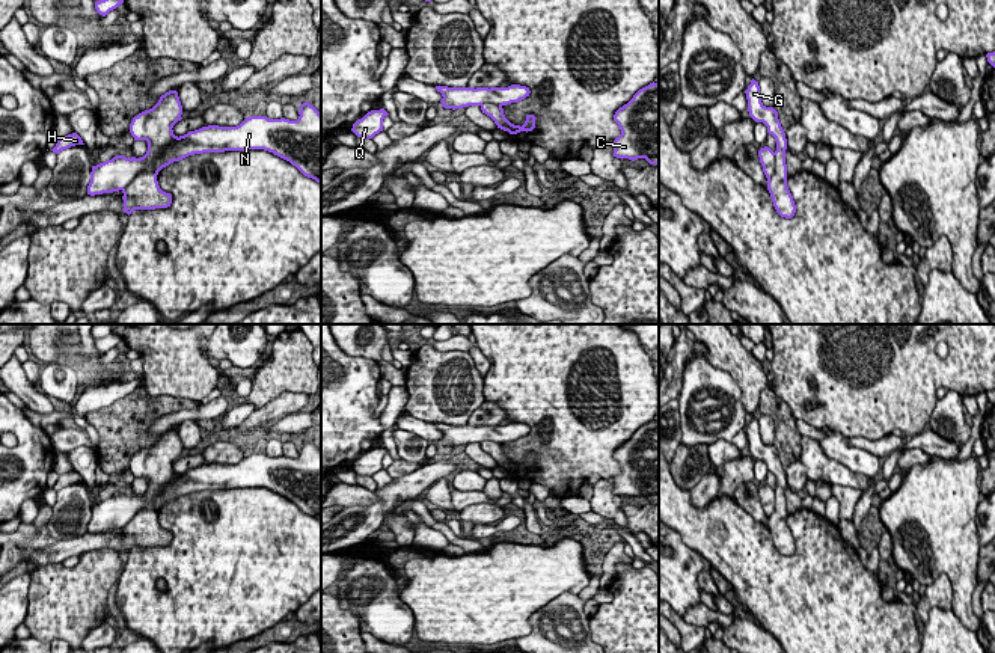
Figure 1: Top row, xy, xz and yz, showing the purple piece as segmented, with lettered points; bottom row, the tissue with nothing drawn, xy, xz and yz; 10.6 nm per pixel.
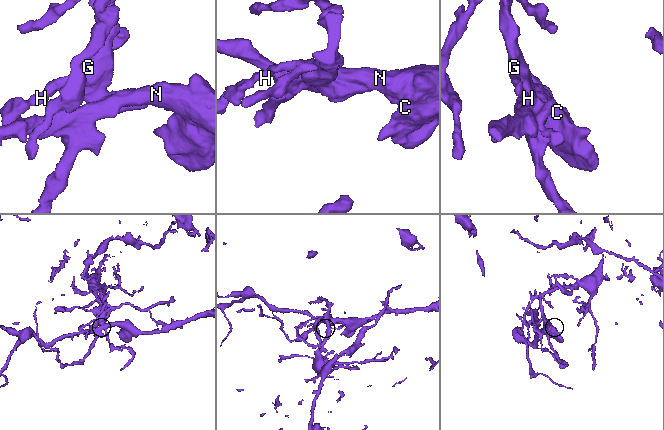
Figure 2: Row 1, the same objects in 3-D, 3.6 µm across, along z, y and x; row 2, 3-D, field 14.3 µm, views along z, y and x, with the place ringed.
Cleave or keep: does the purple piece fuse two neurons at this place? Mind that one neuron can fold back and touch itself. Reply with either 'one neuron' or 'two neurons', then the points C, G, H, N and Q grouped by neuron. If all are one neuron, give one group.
two neurons; groups C N / G H Q

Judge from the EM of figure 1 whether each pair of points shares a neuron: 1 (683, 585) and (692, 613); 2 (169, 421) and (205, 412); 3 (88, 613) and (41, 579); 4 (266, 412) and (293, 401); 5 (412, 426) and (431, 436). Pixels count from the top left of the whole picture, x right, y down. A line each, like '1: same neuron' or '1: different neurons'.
1: different neurons
2: same neuron
3: same neuron
4: same neuron
5: same neuron

